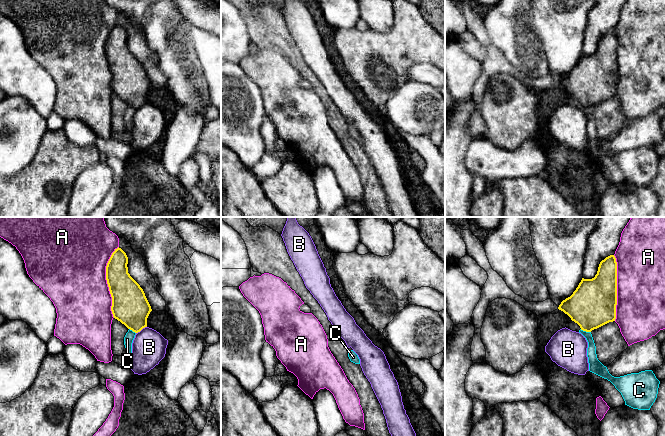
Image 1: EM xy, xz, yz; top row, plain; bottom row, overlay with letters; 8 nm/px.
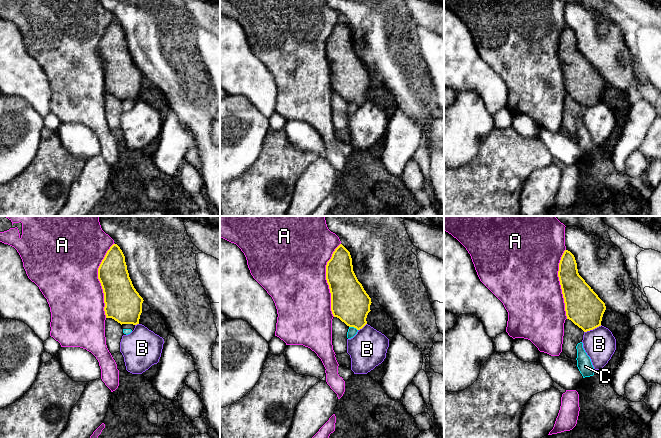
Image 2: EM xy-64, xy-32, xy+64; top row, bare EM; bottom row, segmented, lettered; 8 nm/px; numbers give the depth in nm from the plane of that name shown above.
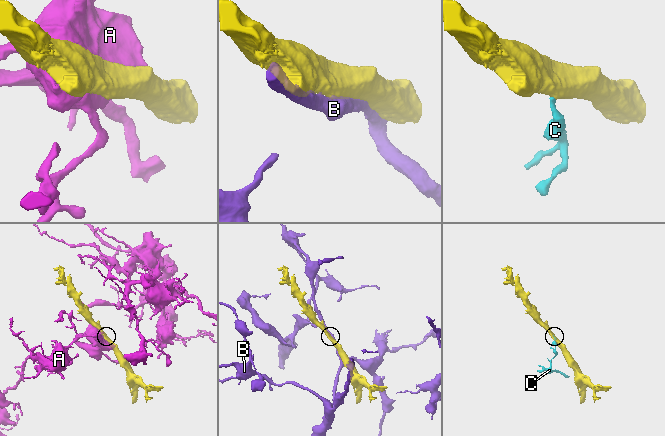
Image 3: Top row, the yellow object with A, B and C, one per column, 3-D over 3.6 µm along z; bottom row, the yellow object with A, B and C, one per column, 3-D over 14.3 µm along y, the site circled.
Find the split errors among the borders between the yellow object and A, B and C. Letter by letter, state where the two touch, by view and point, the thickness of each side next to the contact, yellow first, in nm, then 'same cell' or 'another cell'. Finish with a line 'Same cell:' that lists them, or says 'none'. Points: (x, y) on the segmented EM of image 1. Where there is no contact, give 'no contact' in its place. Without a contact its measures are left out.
A: meets yellow in xy at (107, 282); 280 nm thick on the yellow side, 480 nm on the other; another cell
B: meets yellow in xy at (141, 329); 300 nm thick on the yellow side, 280 nm on the other; another cell
C: meets yellow in yz at (585, 330); 360 nm thick on the yellow side, 80 nm on the other; another cell
Same cell: none

